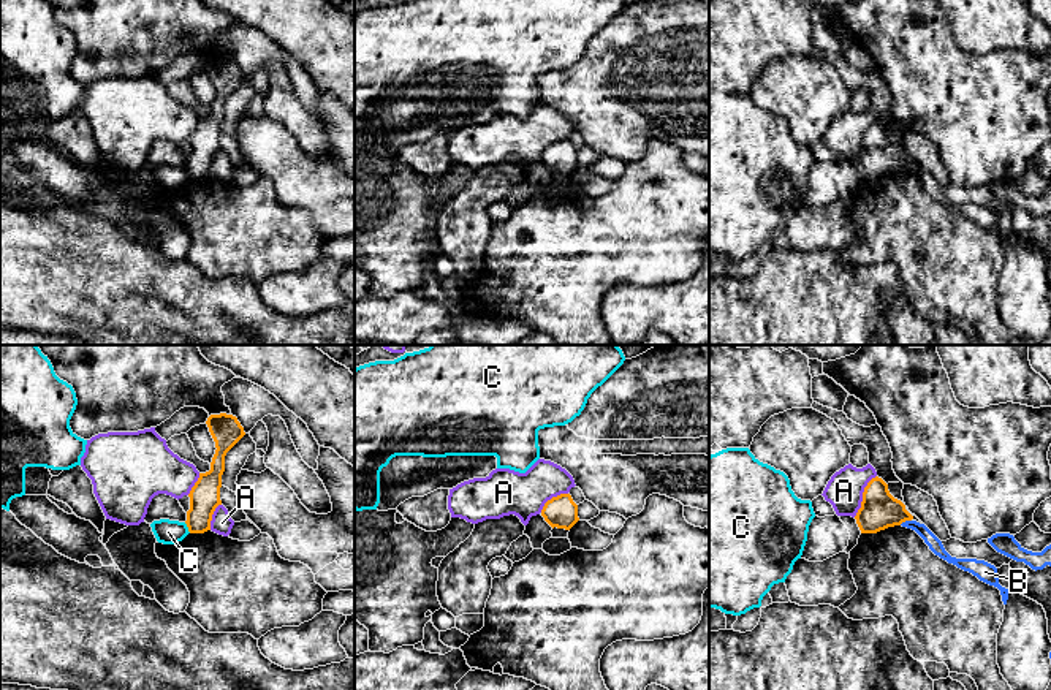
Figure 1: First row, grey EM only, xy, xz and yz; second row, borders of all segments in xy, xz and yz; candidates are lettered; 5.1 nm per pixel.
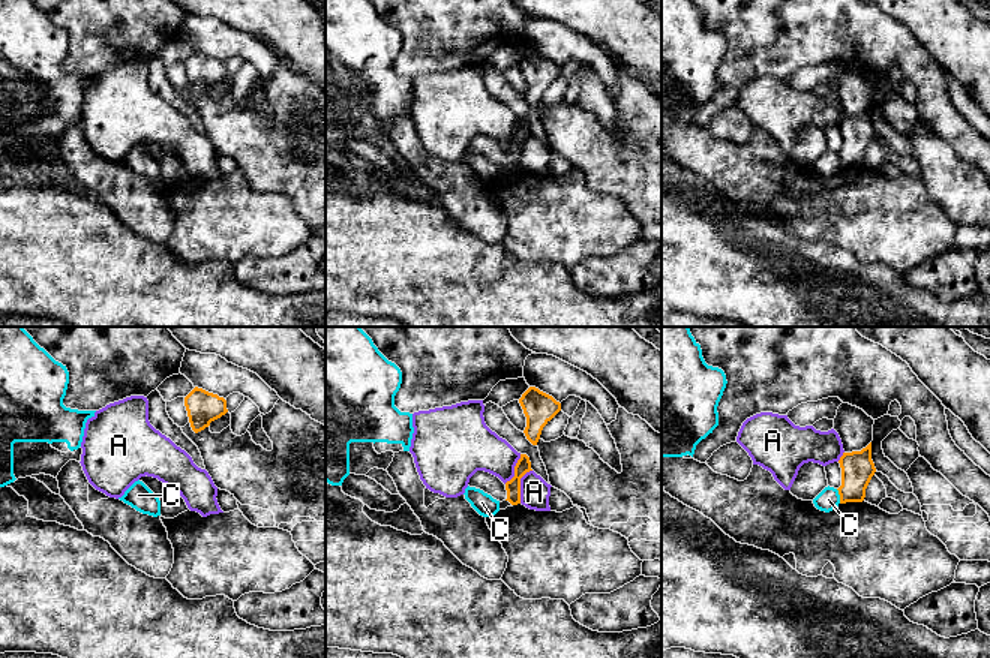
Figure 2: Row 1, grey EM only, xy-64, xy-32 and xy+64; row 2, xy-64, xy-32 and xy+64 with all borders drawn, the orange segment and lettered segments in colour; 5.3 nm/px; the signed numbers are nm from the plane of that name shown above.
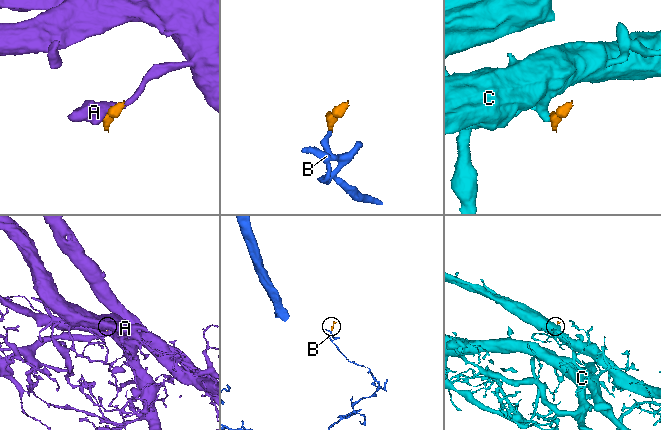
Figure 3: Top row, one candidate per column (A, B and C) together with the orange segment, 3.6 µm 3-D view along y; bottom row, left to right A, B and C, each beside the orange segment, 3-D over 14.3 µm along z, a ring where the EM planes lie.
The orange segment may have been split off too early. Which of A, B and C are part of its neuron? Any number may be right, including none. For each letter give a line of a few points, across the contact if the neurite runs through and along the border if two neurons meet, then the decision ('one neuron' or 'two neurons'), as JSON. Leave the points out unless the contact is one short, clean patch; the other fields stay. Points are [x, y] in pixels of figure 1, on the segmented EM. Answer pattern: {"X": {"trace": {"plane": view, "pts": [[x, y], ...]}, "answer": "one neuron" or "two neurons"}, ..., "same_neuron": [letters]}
{"A": {"trace": {"plane": "yz", "pts": [[876, 475], [865, 488], [861, 507], [853, 516]]}, "answer": "two neurons"}, "B": {"trace": {"plane": "yz", "pts": [[879, 510], [891, 511], [904, 521], [917, 526], [931, 540]]}, "answer": "one neuron"}, "C": {"answer": "two neurons"}, "same_neuron": ["B"]}

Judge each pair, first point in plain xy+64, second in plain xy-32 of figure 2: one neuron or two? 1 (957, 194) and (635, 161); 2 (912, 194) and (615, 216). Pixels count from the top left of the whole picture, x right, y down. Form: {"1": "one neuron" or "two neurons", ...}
{"1": "one neuron", "2": "one neuron"}

